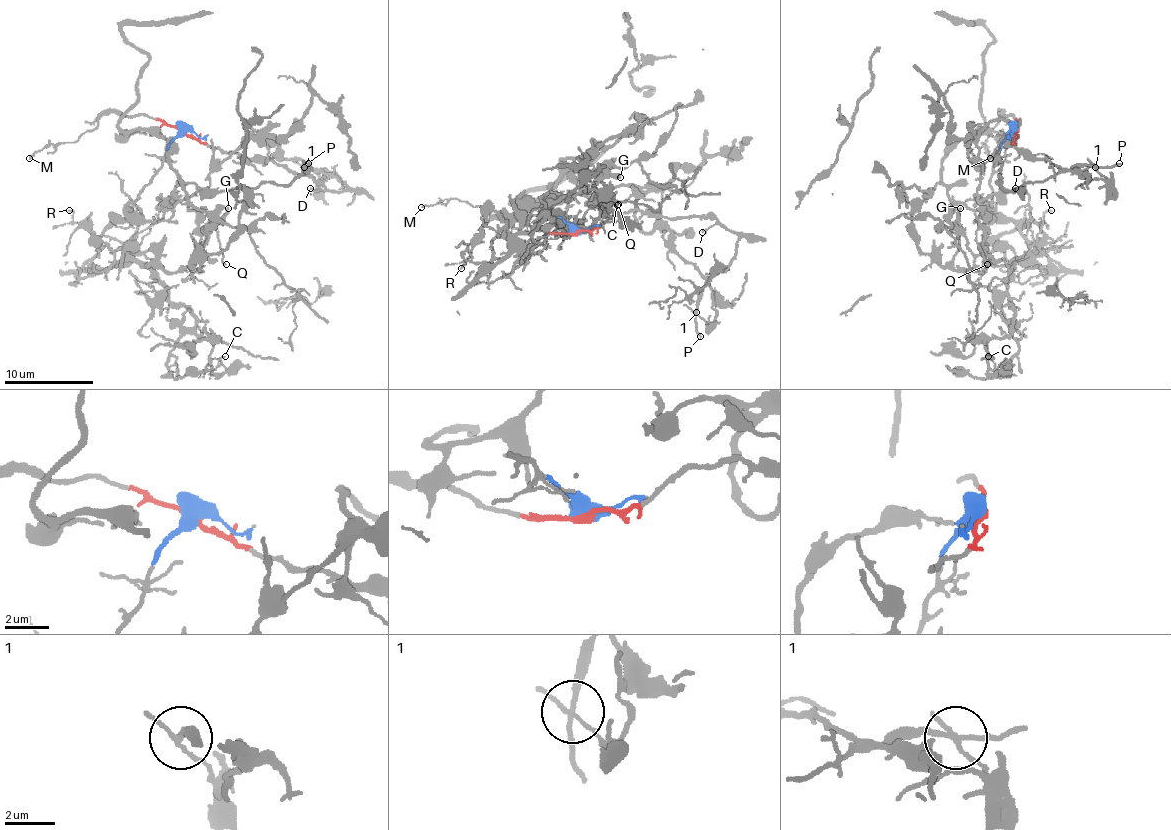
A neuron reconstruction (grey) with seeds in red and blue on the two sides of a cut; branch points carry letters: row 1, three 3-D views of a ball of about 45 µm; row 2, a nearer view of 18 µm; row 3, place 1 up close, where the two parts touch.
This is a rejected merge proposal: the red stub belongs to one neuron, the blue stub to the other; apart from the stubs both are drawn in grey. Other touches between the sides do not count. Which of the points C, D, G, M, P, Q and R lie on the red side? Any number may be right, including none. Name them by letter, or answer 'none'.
D, M, P

